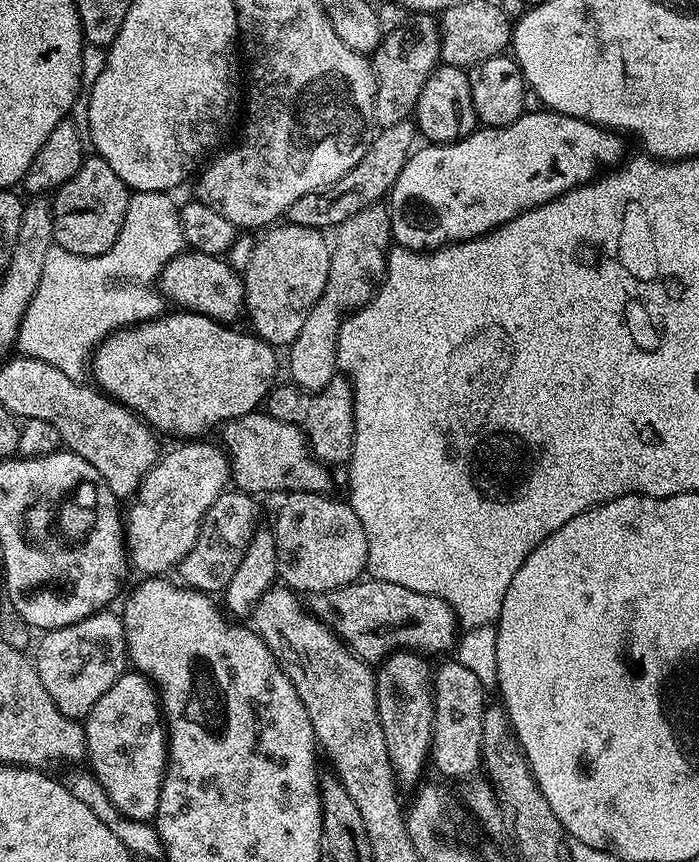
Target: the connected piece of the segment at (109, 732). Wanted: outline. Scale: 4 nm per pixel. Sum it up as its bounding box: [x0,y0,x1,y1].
[82,670,168,821]

